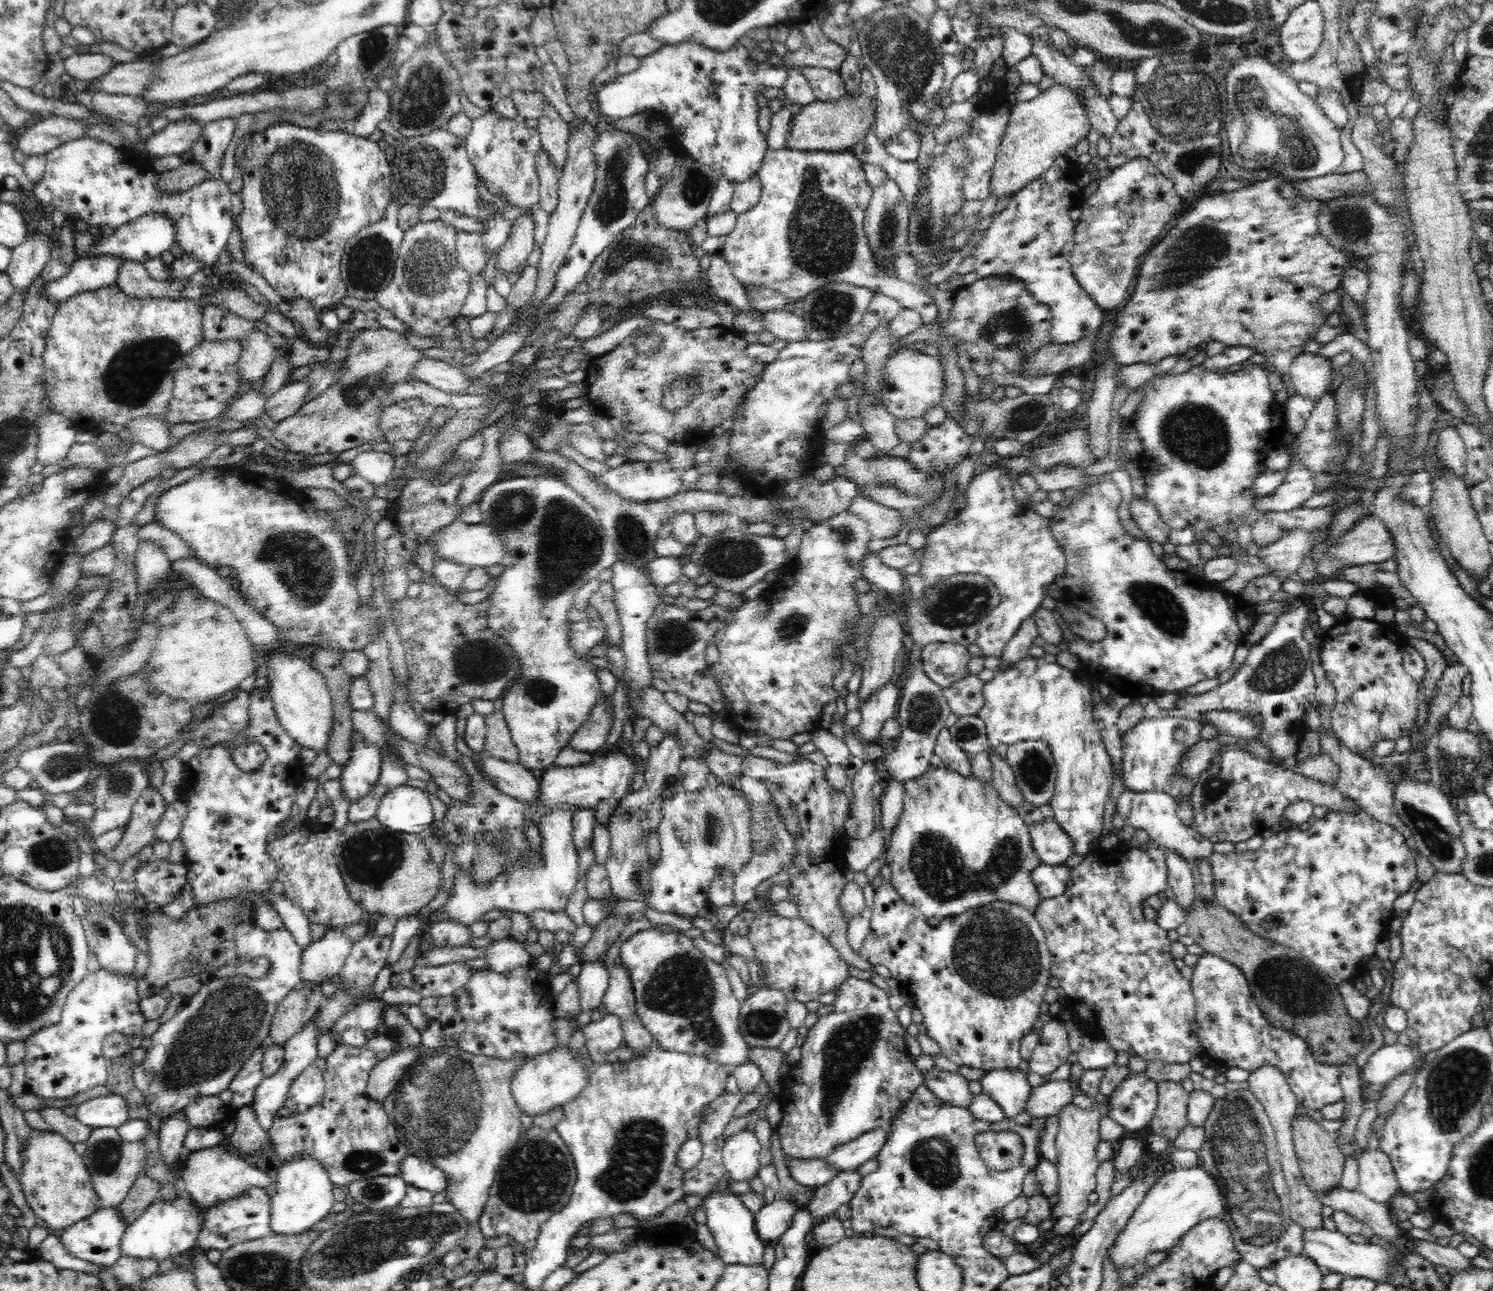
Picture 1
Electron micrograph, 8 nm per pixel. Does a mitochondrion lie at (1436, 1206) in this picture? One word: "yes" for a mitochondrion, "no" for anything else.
no

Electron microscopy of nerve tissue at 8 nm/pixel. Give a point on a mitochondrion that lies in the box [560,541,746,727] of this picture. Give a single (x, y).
(671, 637)

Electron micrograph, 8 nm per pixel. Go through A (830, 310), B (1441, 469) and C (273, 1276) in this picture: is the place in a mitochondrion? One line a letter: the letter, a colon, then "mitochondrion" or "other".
A: mitochondrion
B: other
C: mitochondrion

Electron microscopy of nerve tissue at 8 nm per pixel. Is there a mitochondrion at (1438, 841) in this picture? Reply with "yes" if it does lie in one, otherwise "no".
yes

